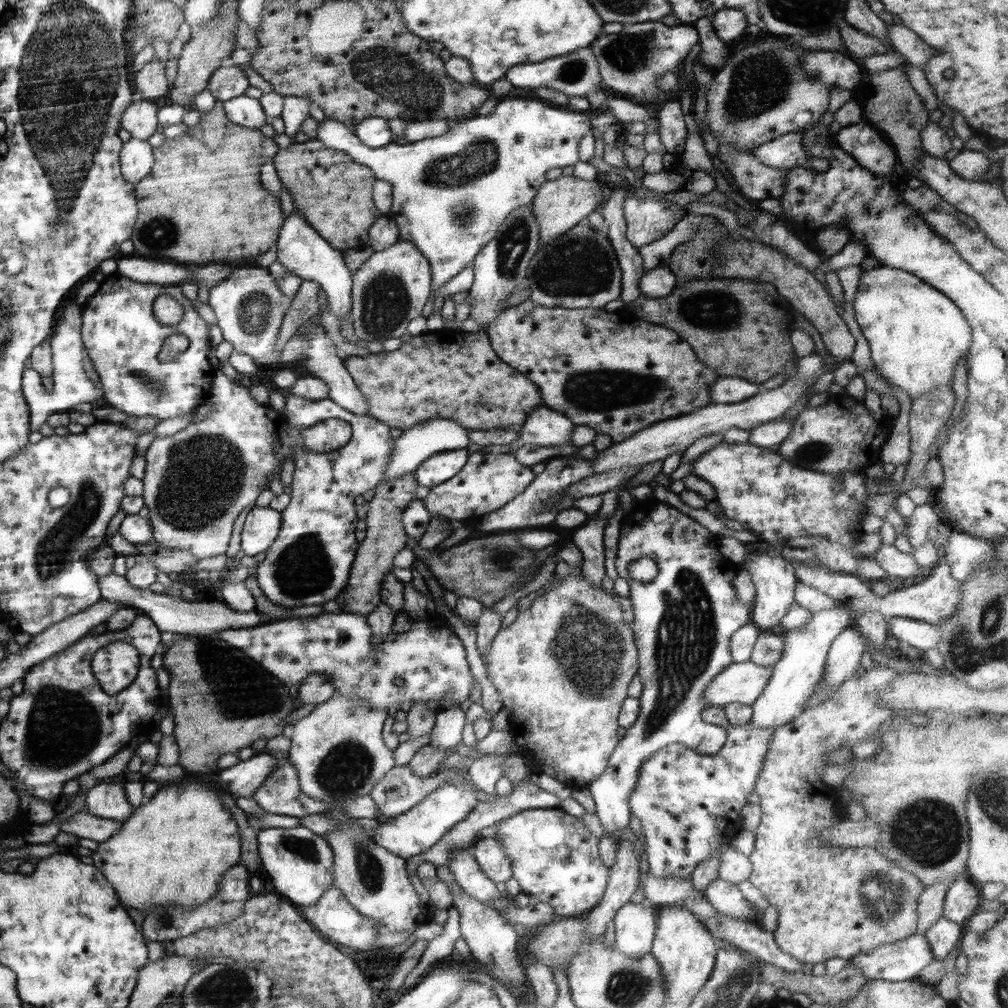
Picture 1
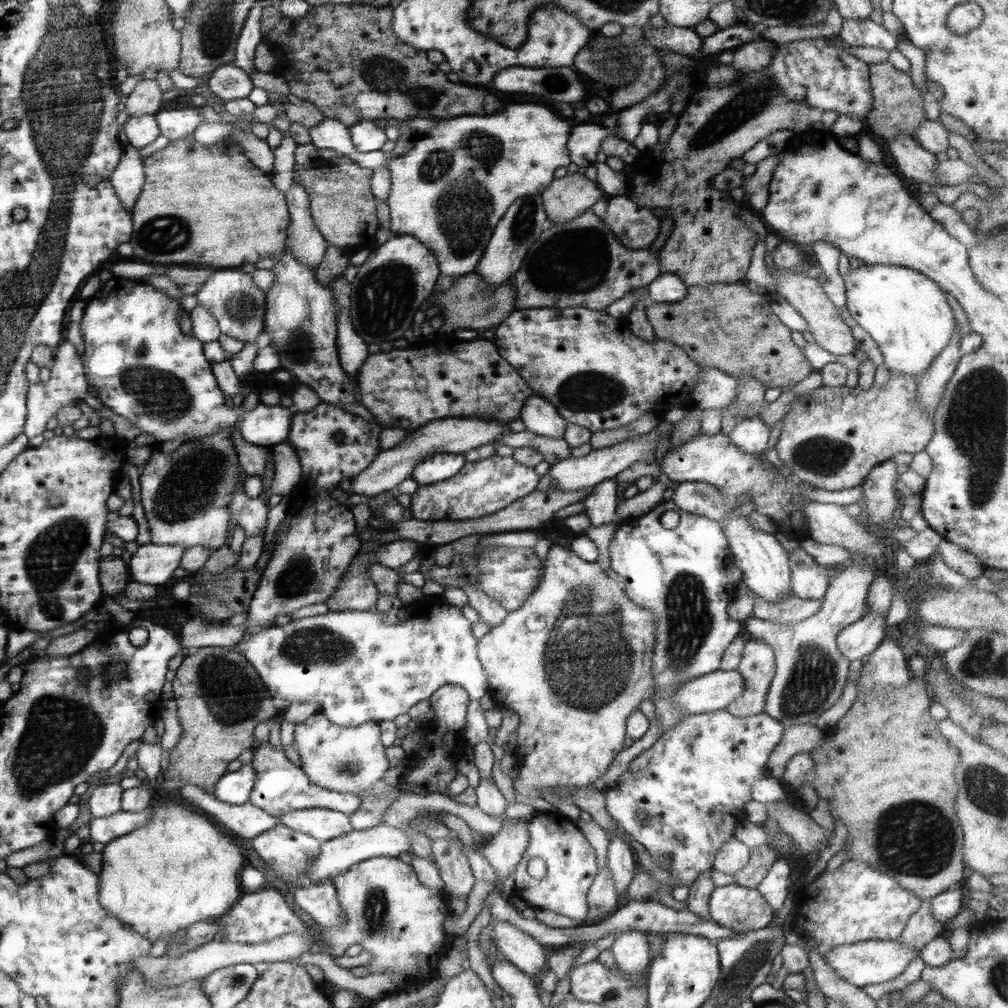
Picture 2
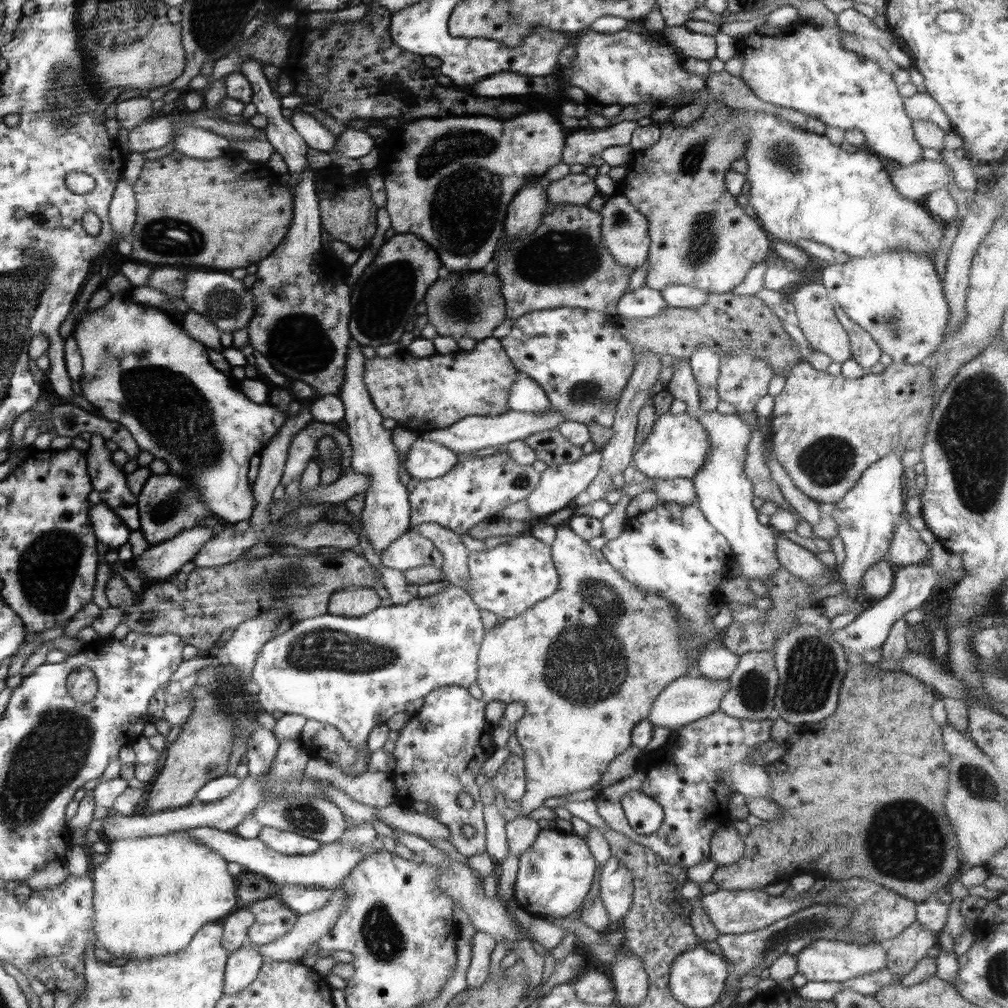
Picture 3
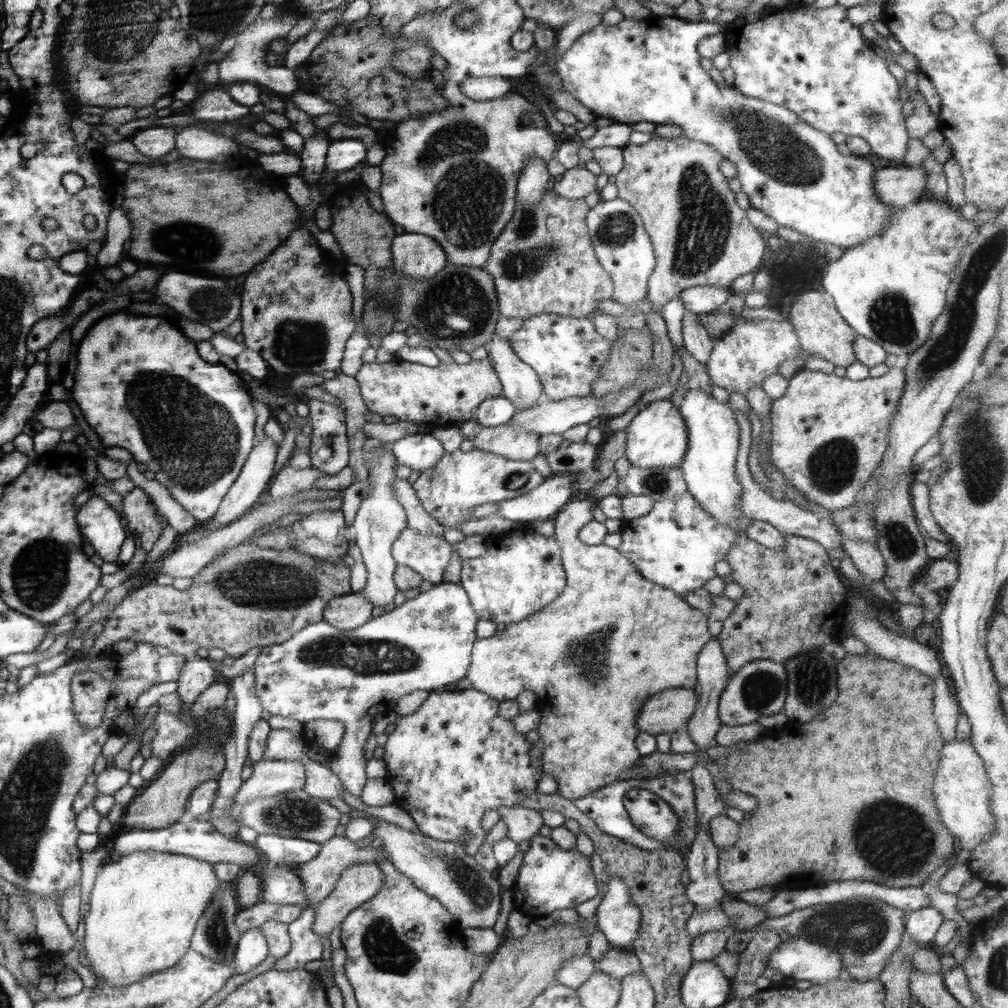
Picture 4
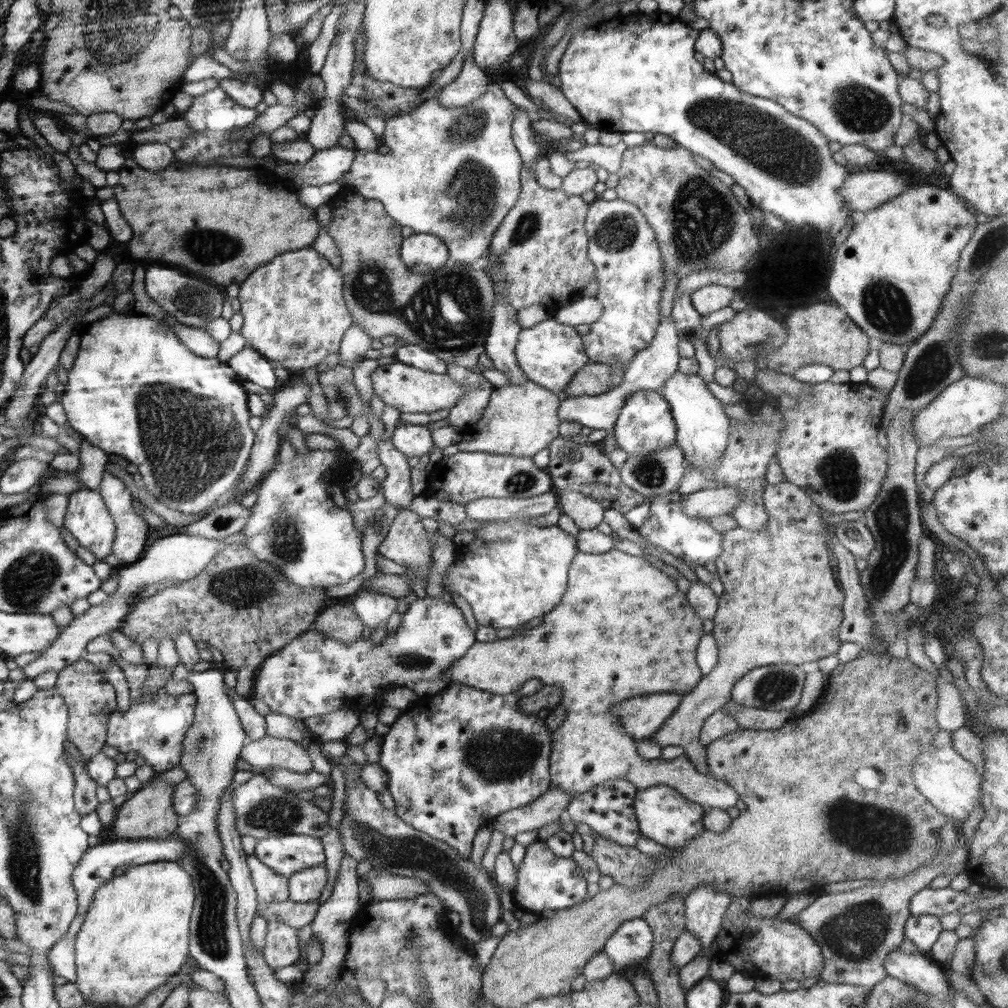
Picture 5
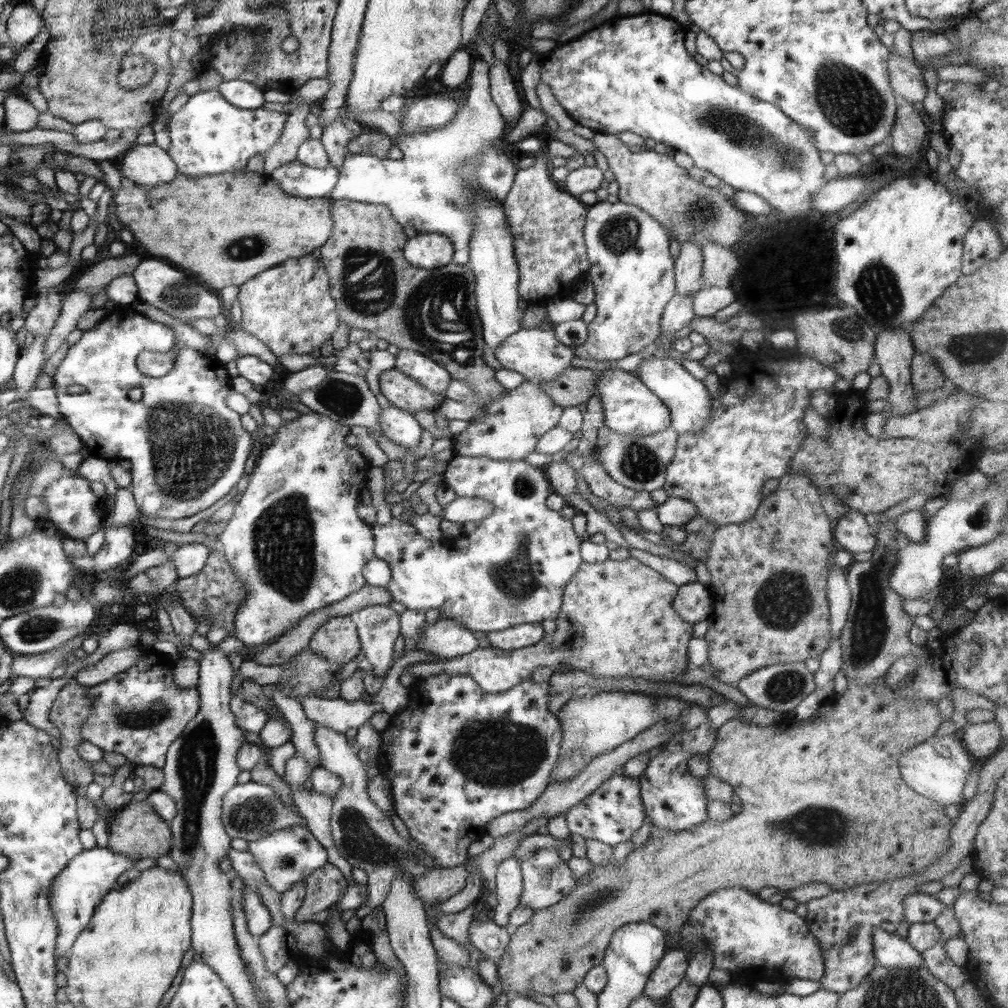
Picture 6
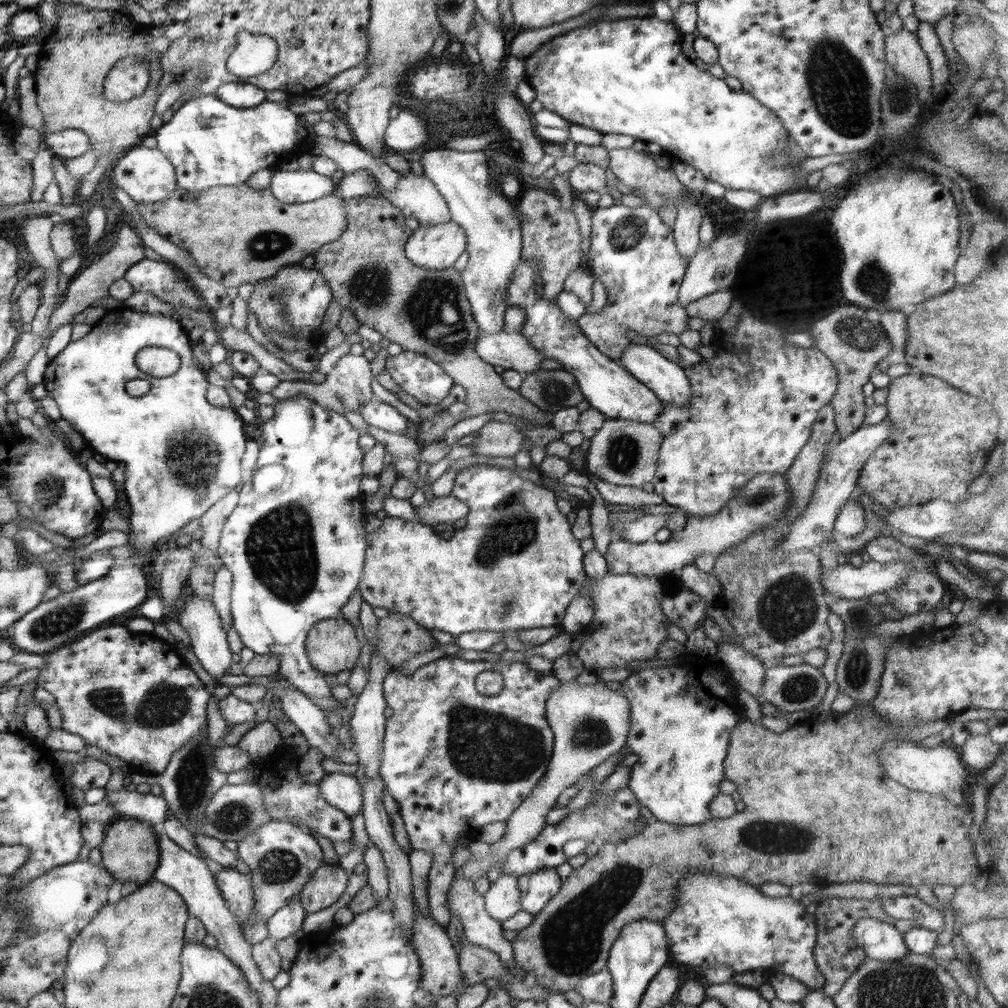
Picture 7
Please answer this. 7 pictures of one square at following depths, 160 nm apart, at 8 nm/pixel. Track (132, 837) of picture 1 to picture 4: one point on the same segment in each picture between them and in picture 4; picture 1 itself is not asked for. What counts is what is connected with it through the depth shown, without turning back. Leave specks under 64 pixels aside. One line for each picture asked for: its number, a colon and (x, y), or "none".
2: (179, 868)
3: (152, 894)
4: (143, 909)

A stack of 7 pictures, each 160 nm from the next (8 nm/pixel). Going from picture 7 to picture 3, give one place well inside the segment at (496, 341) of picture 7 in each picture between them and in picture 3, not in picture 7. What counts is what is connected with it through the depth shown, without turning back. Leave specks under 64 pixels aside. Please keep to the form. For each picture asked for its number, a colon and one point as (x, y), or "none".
3: (578, 357)
4: (567, 353)
5: (551, 353)
6: (537, 354)

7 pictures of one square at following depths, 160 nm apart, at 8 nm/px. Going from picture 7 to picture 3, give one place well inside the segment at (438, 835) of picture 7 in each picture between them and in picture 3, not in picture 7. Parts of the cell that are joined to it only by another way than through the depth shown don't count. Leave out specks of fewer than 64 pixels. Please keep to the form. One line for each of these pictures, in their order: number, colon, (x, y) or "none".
3: (439, 753)
4: (455, 758)
5: (456, 760)
6: (457, 757)

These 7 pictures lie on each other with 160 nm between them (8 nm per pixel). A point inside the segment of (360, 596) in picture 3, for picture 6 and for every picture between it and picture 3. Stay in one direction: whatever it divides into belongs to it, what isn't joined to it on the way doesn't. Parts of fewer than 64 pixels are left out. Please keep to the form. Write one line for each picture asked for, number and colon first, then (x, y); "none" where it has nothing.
4: (345, 612)
5: (338, 619)
6: (337, 639)

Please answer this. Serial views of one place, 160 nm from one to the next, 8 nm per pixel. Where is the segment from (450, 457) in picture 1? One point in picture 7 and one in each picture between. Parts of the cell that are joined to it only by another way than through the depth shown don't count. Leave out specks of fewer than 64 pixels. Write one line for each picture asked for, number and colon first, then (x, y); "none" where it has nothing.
2: (441, 466)
3: (426, 459)
4: (420, 451)
5: (413, 440)
6: (402, 428)
7: (376, 413)

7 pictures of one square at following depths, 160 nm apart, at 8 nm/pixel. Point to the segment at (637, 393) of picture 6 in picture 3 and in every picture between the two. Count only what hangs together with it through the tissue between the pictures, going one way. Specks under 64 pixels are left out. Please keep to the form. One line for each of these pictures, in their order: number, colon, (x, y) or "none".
3: (677, 446)
4: (657, 437)
5: (645, 424)

